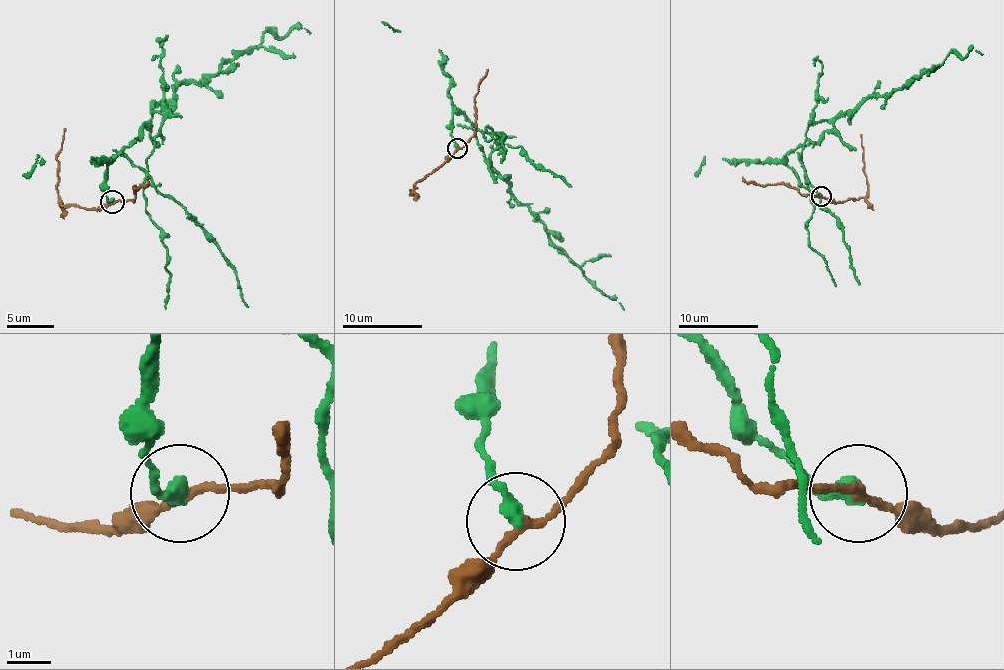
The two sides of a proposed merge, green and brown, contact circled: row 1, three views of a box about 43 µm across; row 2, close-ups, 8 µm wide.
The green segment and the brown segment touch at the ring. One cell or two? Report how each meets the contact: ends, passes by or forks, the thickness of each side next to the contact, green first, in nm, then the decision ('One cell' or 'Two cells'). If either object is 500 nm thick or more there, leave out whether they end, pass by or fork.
At the ring green ends. At the ring brown passes by. Thickness 360 nm (green) against 160 nm. Two cells

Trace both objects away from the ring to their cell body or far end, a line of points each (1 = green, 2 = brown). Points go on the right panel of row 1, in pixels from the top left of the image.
1: (820, 196), (786, 157), (832, 129), (826, 121), (806, 131), (800, 161), (820, 206), (838, 220), (860, 284)
2: (820, 196), (836, 202), (864, 196), (868, 184), (860, 135)

